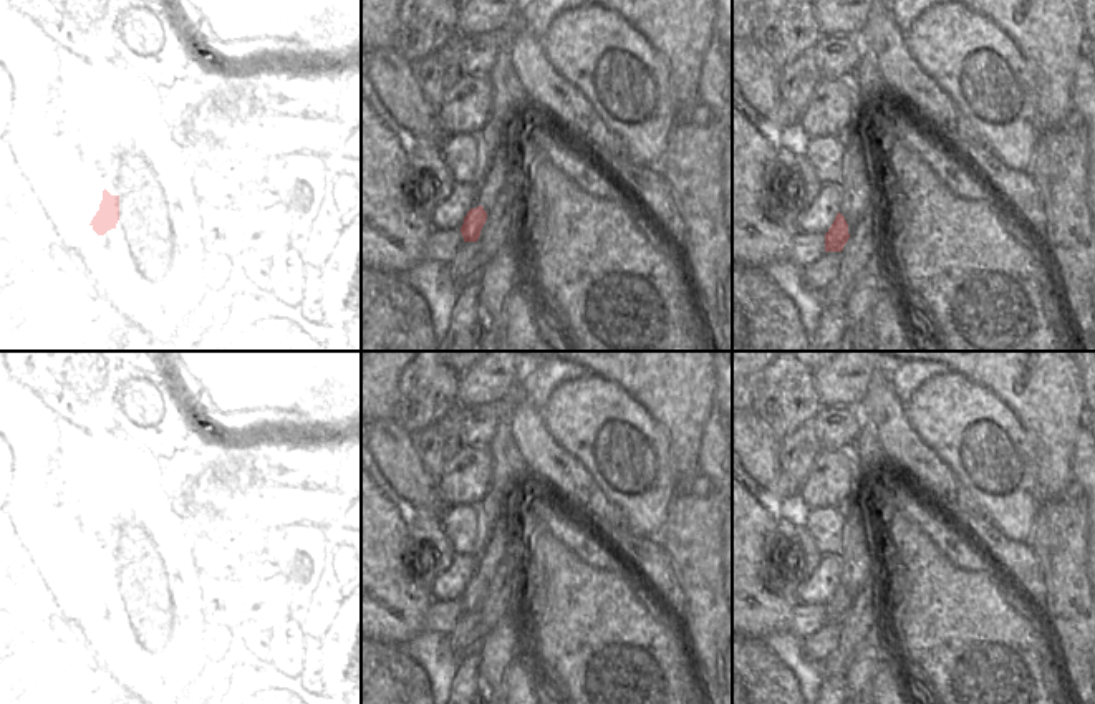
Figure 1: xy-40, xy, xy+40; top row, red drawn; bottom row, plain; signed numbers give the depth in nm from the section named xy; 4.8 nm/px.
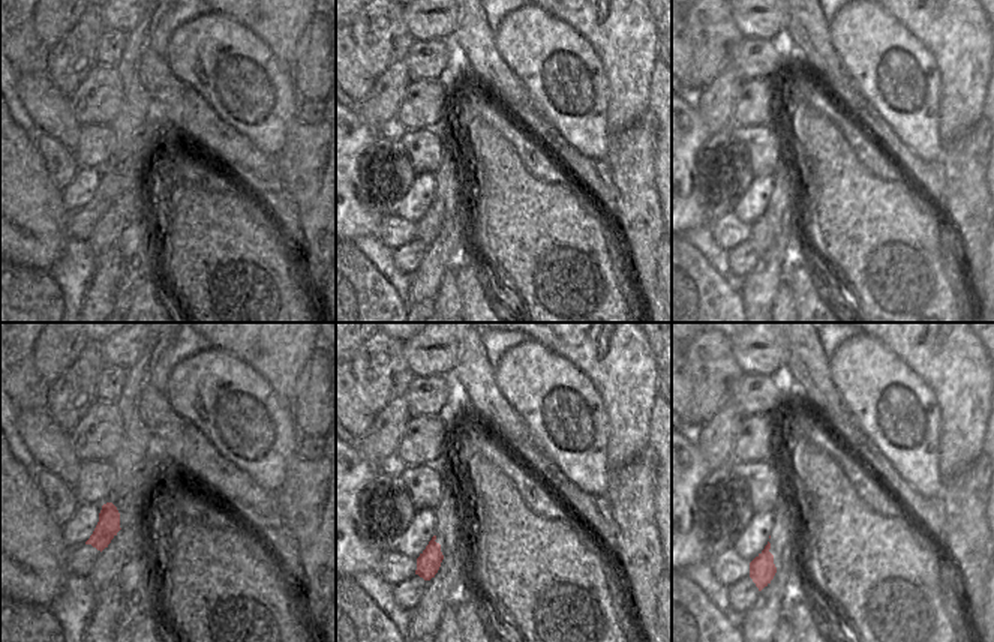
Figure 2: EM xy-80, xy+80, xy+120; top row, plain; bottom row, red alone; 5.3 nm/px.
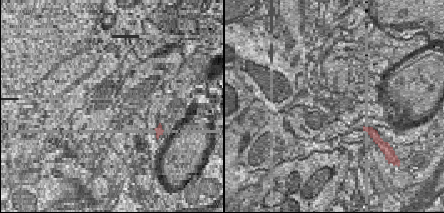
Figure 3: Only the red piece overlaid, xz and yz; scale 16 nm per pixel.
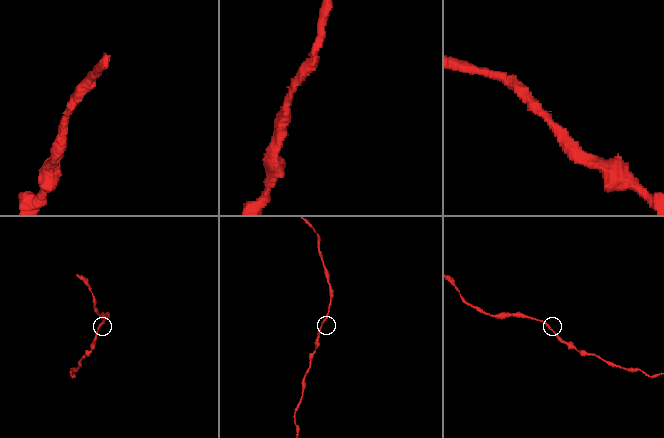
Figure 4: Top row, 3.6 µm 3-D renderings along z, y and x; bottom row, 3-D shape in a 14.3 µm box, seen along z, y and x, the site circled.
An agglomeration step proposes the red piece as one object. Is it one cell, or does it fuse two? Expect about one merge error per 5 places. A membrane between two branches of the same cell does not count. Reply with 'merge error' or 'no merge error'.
no merge error

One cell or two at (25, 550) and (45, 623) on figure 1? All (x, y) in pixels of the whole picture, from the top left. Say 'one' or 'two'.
one

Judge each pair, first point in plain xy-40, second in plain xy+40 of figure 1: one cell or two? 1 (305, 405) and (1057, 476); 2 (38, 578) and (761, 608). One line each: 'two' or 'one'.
1: one
2: one

